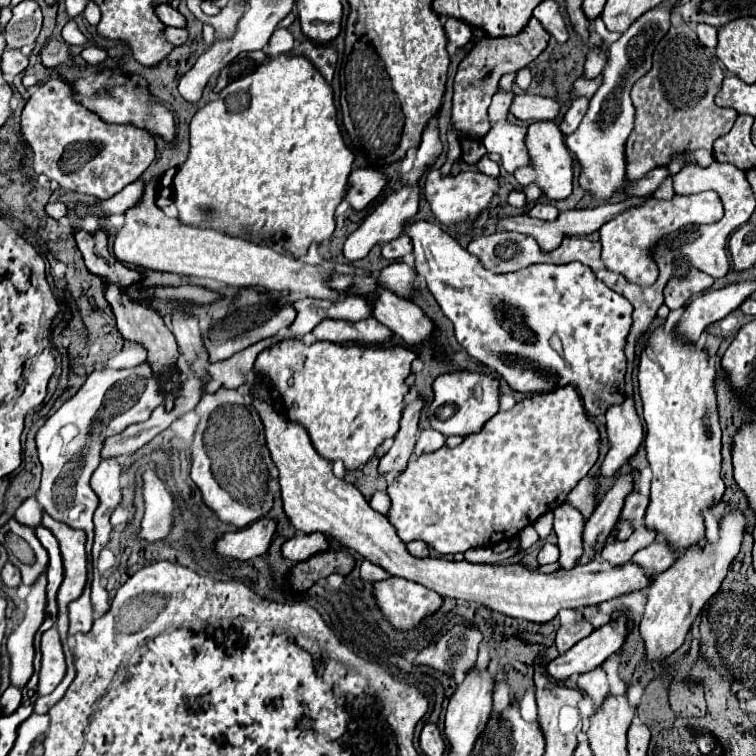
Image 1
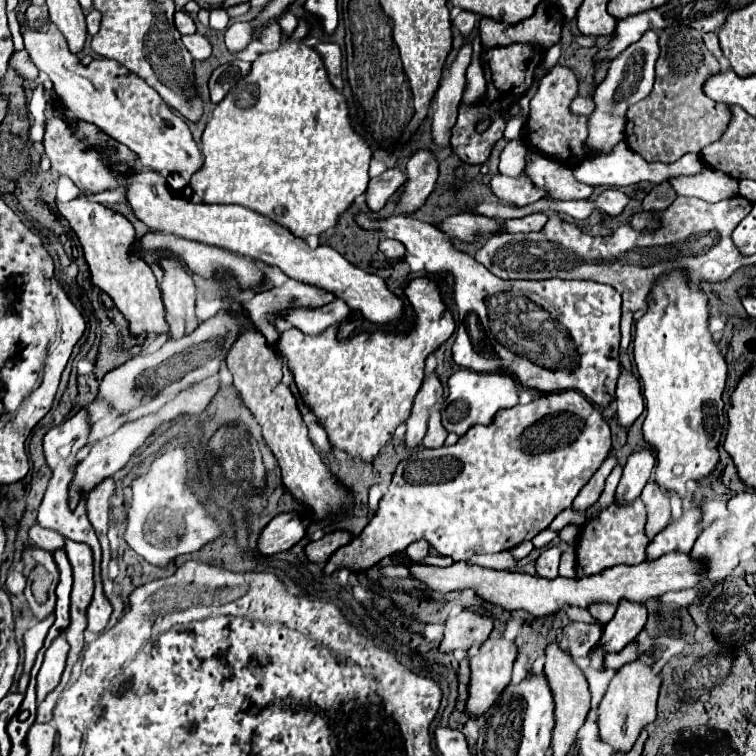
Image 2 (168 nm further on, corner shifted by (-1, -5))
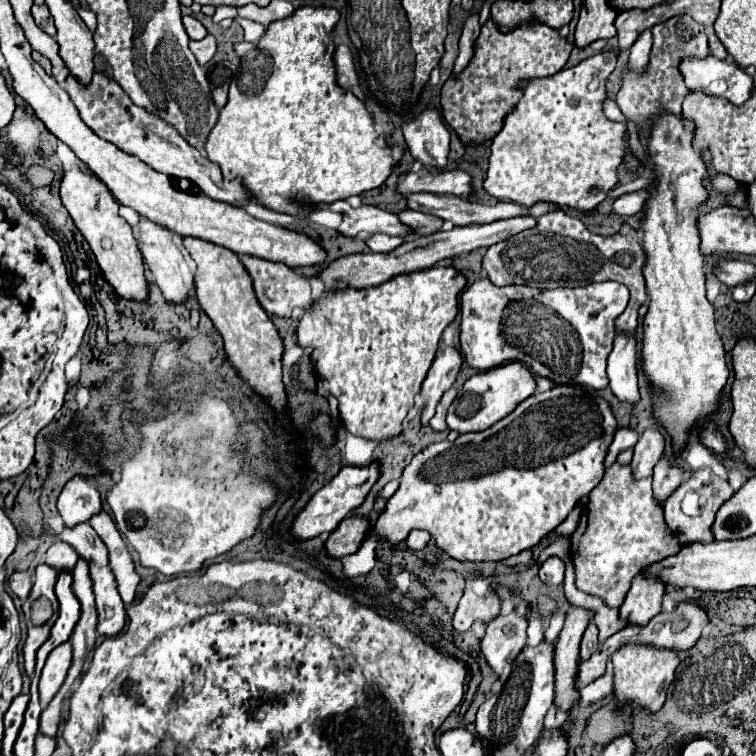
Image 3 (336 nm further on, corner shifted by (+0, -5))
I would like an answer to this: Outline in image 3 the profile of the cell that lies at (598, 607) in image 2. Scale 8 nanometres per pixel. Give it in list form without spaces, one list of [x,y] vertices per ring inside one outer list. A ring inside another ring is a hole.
[[[615,461],[611,467],[607,467],[603,481],[589,493],[589,501],[583,509],[579,527],[571,535],[571,559],[575,563],[575,583],[581,591],[605,599],[607,605],[621,607],[633,577],[643,567],[647,567],[647,563],[657,563],[659,559],[679,553],[679,547],[681,547],[679,539],[675,539],[675,535],[667,531],[667,523],[663,519],[663,507],[655,503],[651,491],[651,477],[637,481],[633,479],[631,465],[621,465]]]

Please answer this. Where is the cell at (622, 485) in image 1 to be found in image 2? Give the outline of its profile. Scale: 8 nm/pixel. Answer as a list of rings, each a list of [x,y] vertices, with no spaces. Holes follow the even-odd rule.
[[[648,447],[632,453],[628,457],[628,463],[624,465],[620,483],[616,487],[614,501],[616,503],[632,503],[640,495],[640,491],[644,489],[650,473],[654,469],[654,463],[656,463],[654,451]]]

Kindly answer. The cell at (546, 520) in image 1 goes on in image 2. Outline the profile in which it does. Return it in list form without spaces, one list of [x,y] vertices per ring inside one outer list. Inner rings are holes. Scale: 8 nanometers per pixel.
[[[566,509],[564,513],[556,515],[556,519],[550,523],[550,527],[548,527],[548,529],[552,529],[552,531],[560,531],[560,527],[564,527],[564,525],[568,525],[568,523],[584,525],[584,523],[586,523],[586,517],[584,517],[584,513],[576,515],[576,513],[572,513],[570,509]]]

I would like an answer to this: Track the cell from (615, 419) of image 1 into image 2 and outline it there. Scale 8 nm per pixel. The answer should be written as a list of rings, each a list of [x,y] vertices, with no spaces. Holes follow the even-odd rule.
[[[622,369],[622,375],[618,379],[616,403],[618,403],[618,411],[616,411],[618,425],[622,429],[630,429],[630,425],[644,411],[644,399],[642,399],[642,391],[636,377],[626,373],[626,369]]]

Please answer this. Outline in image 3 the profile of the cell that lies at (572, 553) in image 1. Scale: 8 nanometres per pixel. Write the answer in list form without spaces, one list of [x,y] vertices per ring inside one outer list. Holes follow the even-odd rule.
[[[621,427],[621,429],[617,429],[615,439],[613,439],[611,447],[609,447],[609,455],[607,455],[607,459],[605,459],[605,467],[609,467],[611,463],[615,463],[619,451],[633,447],[637,441],[639,441],[639,433],[637,433],[637,431],[629,429],[629,427]]]

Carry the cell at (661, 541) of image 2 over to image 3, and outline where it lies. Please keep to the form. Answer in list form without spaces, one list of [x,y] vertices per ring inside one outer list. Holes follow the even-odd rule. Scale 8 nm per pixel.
[[[709,467],[697,469],[691,473],[691,477],[681,483],[673,493],[671,499],[667,499],[665,503],[665,521],[669,525],[669,529],[679,537],[681,543],[711,543],[713,535],[711,535],[711,523],[715,521],[715,513],[721,507],[721,503],[729,497],[733,497],[733,487],[729,485],[727,479],[717,477]],[[689,491],[689,492],[687,492]],[[697,491],[697,492],[696,492]],[[690,496],[697,496],[697,503],[689,501]],[[693,507],[693,509],[691,509]]]

